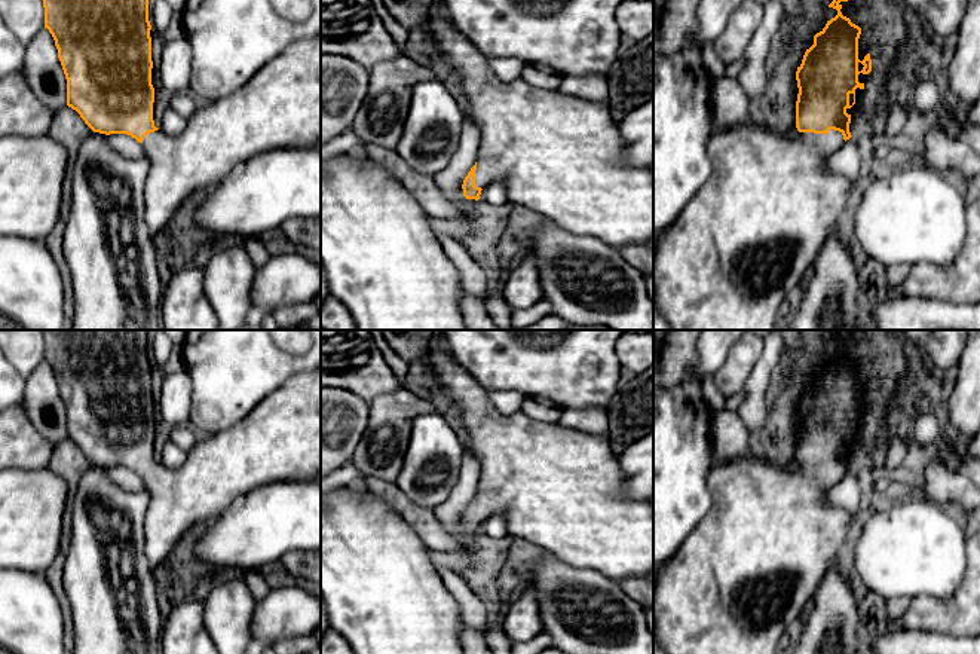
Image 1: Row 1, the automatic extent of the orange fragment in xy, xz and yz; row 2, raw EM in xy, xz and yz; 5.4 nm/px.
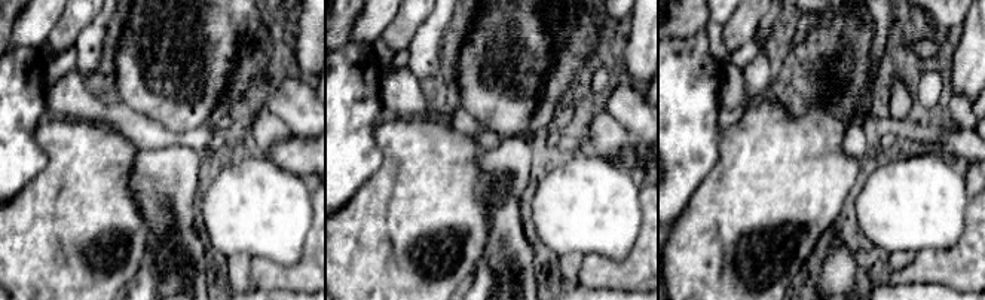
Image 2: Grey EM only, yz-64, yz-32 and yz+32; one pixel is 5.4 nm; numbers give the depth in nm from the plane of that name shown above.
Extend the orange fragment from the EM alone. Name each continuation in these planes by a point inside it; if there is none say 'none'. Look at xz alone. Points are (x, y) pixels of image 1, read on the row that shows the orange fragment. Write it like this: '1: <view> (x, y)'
1: xz (562, 158)

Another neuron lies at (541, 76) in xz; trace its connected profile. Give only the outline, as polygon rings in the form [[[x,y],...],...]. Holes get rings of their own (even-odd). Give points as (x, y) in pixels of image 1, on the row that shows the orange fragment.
[[[526,64],[521,79],[540,89],[558,89],[563,76],[554,68],[543,64]]]

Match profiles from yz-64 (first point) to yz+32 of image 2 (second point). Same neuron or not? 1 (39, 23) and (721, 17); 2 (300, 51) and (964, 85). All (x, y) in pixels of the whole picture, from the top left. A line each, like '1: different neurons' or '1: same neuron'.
1: same neuron
2: same neuron

